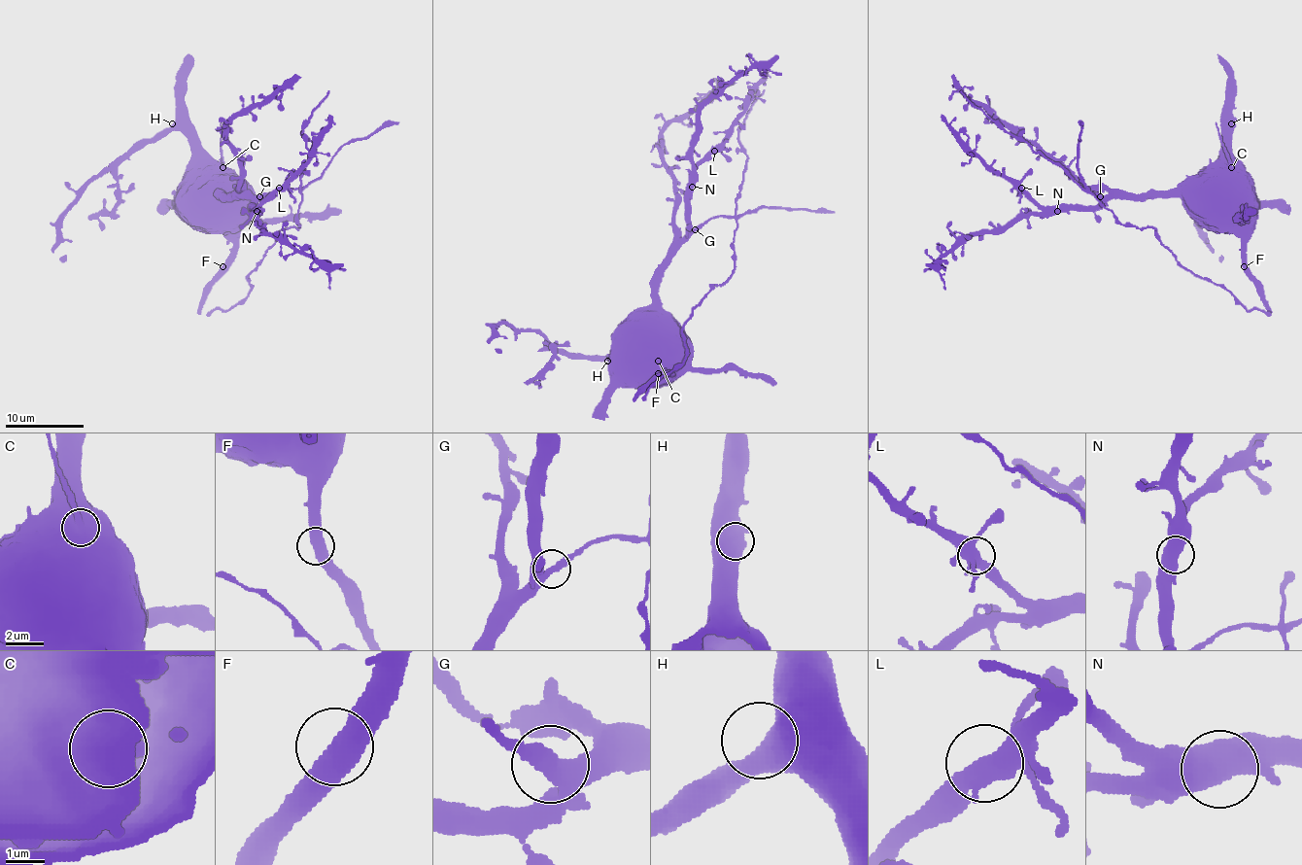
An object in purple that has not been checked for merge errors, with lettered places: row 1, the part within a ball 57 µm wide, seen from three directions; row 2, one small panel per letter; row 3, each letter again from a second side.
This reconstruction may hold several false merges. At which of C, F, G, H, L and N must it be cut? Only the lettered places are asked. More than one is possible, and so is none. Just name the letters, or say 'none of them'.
C, G

